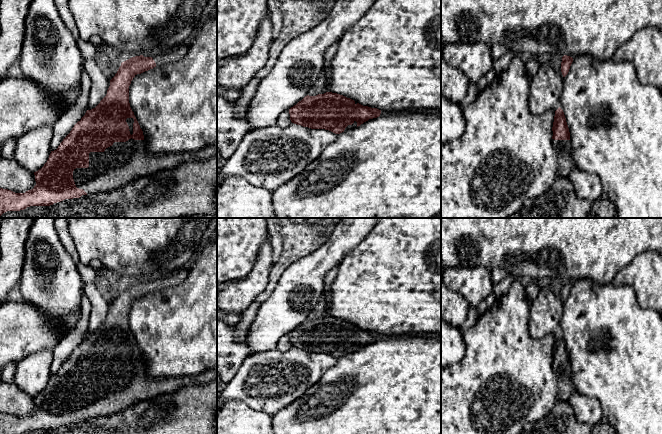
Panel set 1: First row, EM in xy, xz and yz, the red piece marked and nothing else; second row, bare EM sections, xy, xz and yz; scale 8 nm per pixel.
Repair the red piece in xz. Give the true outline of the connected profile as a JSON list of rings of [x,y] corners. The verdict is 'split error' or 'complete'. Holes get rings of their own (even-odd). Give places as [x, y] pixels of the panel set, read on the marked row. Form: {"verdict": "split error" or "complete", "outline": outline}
{"verdict": "split error", "outline": [[[326,92],[305,96],[289,109],[292,123],[335,134],[354,129],[369,119],[386,116],[384,110],[363,106],[343,95]]]}

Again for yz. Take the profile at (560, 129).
{"verdict": "split error", "outline": [[[560,107],[555,111],[552,131],[552,144],[557,161],[557,175],[569,178],[575,167],[575,162],[572,157],[569,128],[564,112]]]}

